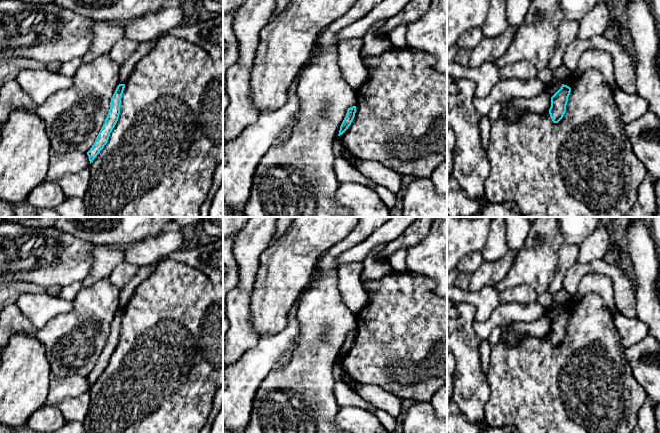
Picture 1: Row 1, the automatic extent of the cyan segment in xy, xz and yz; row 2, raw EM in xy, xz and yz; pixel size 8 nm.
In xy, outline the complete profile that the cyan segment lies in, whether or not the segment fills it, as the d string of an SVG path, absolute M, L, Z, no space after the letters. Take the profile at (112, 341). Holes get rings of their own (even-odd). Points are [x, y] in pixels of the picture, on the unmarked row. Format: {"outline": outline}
{"outline": "M119 308L111 322L110 333L105 343L105 346L94 368L87 376L90 388L93 386L93 384L97 381L100 375L107 368L110 357L112 356L113 352L115 351L118 345L119 338L120 338L120 331L121 331L121 322L122 322L124 312L125 312L125 308Z"}

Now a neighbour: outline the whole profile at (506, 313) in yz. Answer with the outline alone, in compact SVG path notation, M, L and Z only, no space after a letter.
M538 301L531 303L500 303L491 316L484 322L475 321L473 329L481 340L488 340L492 331L505 324L513 322L530 323L544 315L545 309Z

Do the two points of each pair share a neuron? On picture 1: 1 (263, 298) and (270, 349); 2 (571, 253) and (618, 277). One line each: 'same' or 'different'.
1: different
2: different

